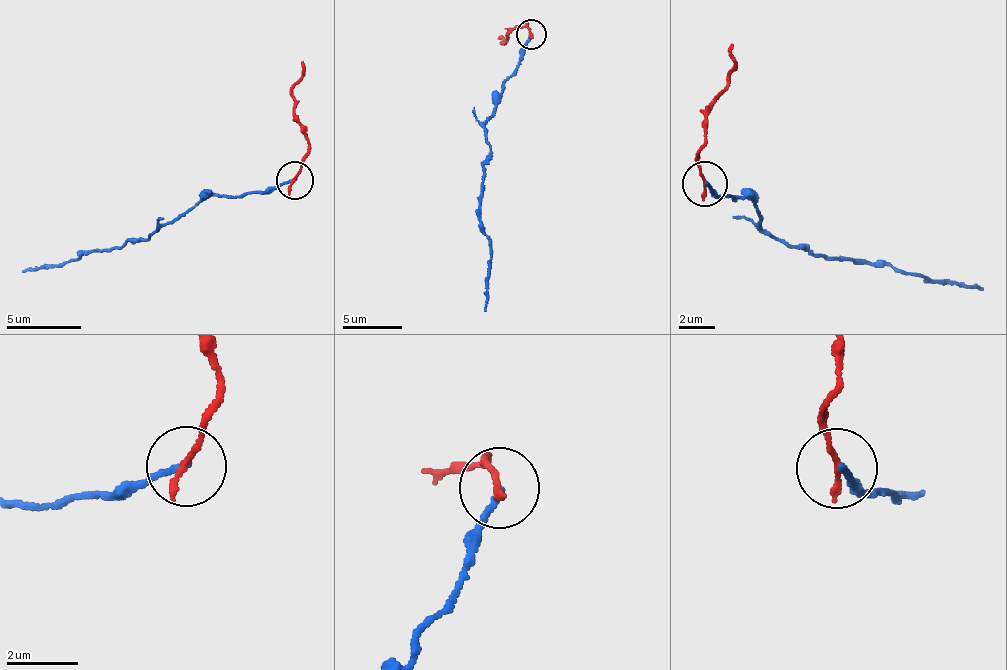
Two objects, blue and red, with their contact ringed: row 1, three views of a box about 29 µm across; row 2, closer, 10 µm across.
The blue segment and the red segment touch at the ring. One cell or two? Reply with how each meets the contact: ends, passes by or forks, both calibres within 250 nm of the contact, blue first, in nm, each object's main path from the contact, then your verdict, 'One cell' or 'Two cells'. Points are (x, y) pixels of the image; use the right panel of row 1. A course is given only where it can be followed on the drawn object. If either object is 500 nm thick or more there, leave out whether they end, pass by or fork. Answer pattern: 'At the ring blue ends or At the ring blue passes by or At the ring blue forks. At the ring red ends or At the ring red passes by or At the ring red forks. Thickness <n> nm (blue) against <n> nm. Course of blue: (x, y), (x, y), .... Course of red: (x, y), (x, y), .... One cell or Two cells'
At the ring blue ends. At the ring red ends. Thickness 170 nm (blue) against 200 nm. Course of blue: (705, 184), (734, 200), (749, 196), (771, 235), (825, 261), (884, 261), (896, 270), (982, 290). Course of red: (705, 184), (697, 150), (707, 109), (729, 81), (731, 43). Two cells

